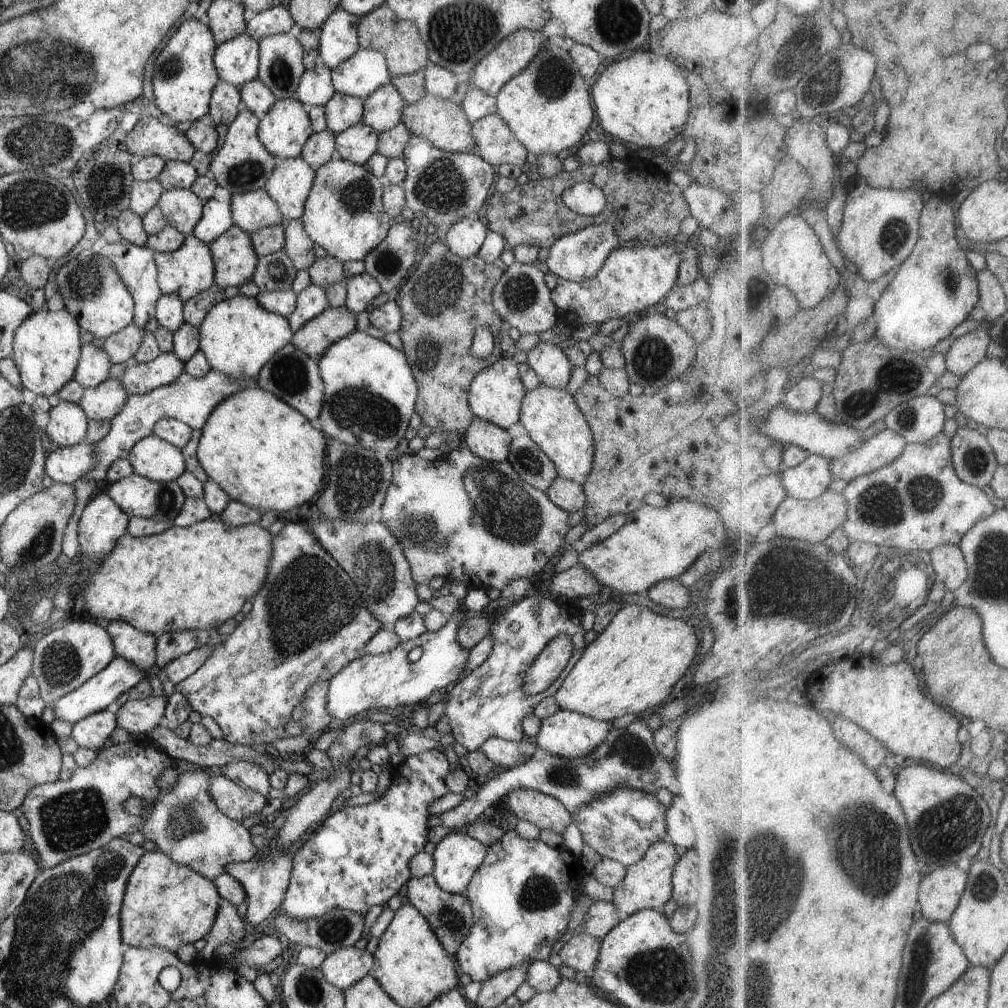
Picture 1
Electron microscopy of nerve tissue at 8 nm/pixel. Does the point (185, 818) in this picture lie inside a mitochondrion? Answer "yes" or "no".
yes

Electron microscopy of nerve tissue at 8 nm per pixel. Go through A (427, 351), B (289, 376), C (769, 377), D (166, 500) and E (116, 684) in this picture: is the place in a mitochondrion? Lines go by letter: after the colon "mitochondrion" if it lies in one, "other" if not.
A: mitochondrion
B: mitochondrion
C: other
D: mitochondrion
E: other

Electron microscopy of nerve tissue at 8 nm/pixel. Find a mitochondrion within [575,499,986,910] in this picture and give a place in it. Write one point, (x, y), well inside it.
(878, 872)

